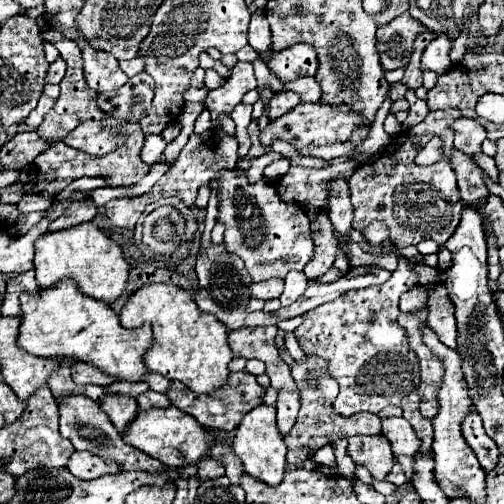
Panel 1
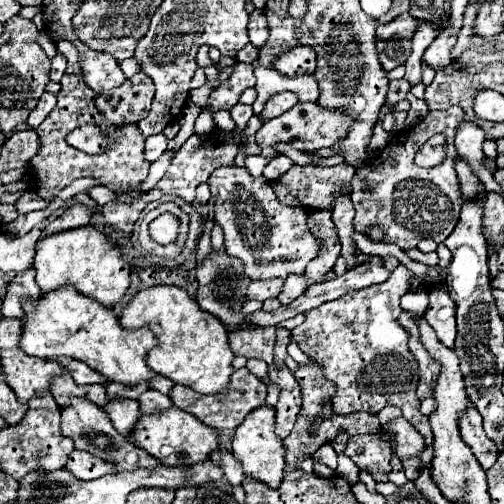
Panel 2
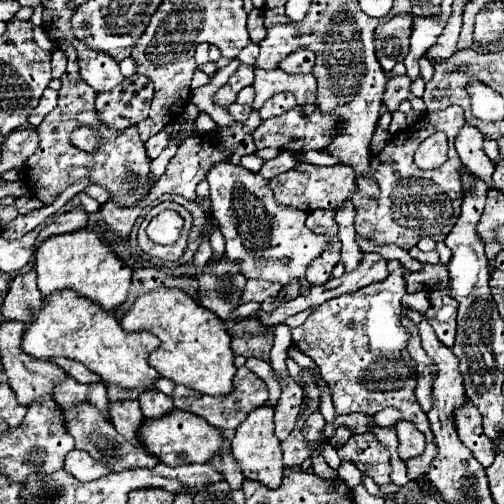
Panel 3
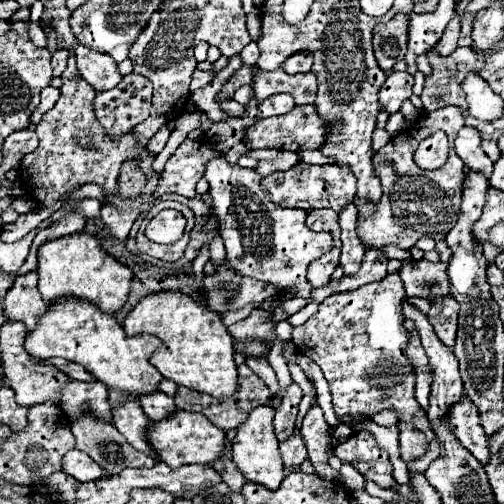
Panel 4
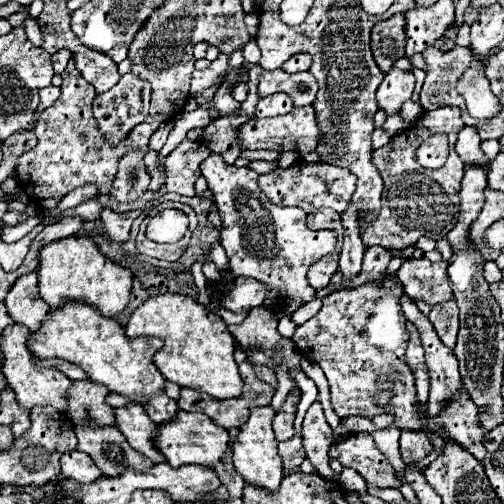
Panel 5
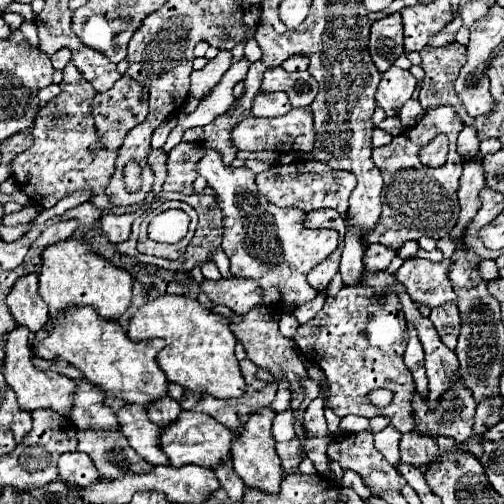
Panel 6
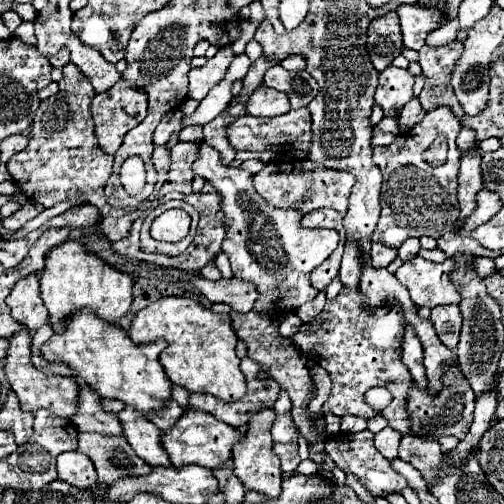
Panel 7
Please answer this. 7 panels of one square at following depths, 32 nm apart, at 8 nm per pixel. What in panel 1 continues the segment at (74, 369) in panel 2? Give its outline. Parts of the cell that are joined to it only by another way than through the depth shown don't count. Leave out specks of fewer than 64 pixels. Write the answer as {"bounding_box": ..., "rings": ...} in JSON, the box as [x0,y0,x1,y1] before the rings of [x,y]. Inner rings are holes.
{"bounding_box":[72,362,116,388],"rings":[[[84,362],[74,364],[72,370],[74,370],[74,380],[78,384],[96,384],[96,386],[106,388],[106,386],[110,386],[110,384],[116,382],[116,378],[112,378],[112,376],[100,372],[98,368],[94,368],[90,364],[84,364]]]}

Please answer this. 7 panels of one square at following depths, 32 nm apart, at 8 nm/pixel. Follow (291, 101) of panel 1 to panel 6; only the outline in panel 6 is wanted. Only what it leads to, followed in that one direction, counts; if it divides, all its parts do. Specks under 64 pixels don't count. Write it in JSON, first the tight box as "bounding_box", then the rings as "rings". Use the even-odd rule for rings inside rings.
{"bounding_box":[252,92,292,116],"rings":[[[262,92],[256,96],[252,106],[252,116],[282,116],[292,110],[292,104],[284,92],[272,92],[264,96]]]}

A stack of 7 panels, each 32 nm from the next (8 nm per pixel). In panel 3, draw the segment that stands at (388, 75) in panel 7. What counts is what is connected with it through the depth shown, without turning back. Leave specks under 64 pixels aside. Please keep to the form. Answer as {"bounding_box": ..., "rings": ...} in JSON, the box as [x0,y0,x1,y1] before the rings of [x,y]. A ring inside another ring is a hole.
{"bounding_box":[384,76,410,112],"rings":[[[398,76],[398,78],[390,78],[386,84],[386,92],[384,92],[384,106],[394,112],[398,108],[398,104],[402,100],[408,98],[410,94],[410,80],[408,76]]]}

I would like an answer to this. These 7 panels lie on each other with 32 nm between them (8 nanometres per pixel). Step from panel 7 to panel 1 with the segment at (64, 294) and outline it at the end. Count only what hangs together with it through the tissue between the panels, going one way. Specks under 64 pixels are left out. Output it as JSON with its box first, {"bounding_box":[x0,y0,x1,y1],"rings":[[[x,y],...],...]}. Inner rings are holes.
{"bounding_box":[34,222,130,304],"rings":[[[94,222],[46,232],[34,242],[34,252],[34,272],[40,288],[50,288],[64,278],[72,278],[82,294],[110,304],[124,292],[128,284],[130,266],[124,260],[122,248]]]}

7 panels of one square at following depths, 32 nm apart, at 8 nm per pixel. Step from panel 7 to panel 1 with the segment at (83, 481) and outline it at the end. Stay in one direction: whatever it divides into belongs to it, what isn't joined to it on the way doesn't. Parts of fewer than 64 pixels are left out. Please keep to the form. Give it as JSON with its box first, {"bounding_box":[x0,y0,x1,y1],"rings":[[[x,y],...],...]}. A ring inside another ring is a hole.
{"bounding_box":[66,452,120,480],"rings":[[[74,452],[70,456],[66,468],[80,480],[92,480],[92,478],[100,478],[106,474],[118,474],[120,472],[118,462],[114,462],[114,460],[106,462],[92,452]]]}

